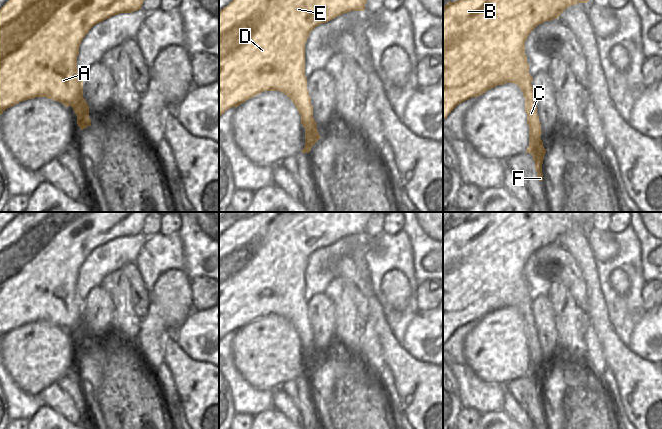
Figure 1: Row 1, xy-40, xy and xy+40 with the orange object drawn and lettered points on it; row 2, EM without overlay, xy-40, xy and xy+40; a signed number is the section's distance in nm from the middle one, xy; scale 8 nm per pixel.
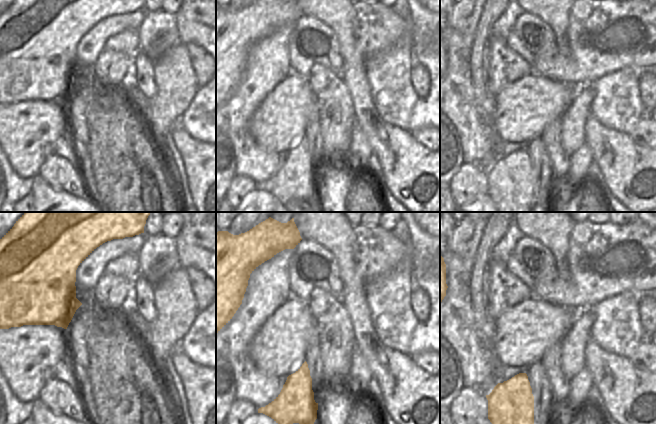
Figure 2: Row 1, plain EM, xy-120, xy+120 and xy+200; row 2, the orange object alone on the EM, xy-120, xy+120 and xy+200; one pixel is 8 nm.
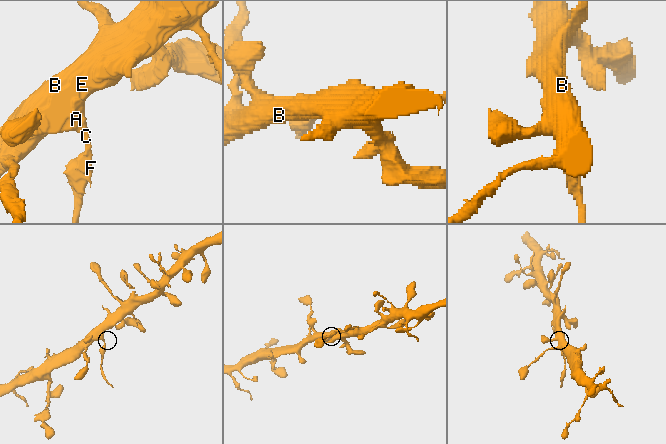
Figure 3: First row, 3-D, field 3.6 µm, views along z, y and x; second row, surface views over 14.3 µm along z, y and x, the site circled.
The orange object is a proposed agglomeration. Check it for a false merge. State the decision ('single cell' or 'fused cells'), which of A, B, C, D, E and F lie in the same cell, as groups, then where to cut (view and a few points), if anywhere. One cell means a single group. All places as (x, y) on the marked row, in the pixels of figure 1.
fused cells; groups A B C D E / F; cut xy (305, 136), (314, 135), (318, 139)

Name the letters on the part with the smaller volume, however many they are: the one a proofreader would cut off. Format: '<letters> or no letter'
F

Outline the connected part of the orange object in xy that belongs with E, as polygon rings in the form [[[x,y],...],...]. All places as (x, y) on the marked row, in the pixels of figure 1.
[[[233,0],[219,11],[219,117],[228,109],[238,107],[248,99],[264,91],[280,91],[284,93],[296,106],[301,124],[305,128],[305,137],[314,135],[321,138],[317,130],[317,124],[313,118],[313,106],[307,90],[307,77],[305,76],[305,44],[309,34],[320,24],[326,23],[344,13],[350,11],[365,11],[367,0]]]

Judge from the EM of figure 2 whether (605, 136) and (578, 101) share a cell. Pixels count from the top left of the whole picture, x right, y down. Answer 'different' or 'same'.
different

